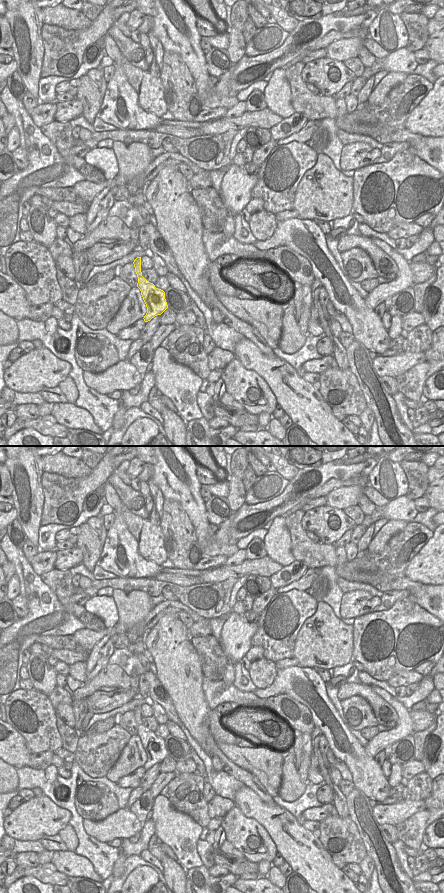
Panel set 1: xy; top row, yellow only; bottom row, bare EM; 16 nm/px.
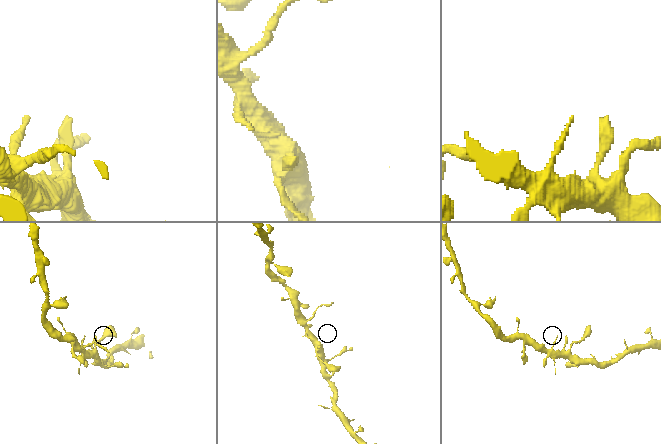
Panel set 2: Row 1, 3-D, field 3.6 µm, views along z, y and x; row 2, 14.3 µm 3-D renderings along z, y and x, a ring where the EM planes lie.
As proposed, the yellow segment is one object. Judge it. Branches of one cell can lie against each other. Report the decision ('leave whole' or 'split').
leave whole

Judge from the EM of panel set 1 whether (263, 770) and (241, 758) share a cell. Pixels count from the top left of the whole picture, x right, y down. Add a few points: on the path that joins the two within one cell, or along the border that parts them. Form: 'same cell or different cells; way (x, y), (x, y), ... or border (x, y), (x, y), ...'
same cell; way (258, 765), (253, 760), (246, 758)

